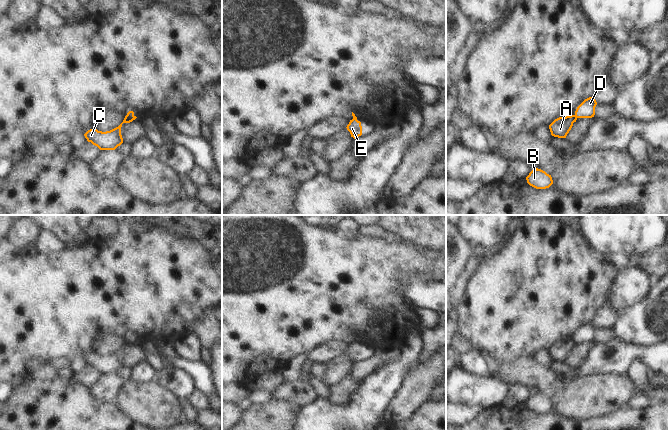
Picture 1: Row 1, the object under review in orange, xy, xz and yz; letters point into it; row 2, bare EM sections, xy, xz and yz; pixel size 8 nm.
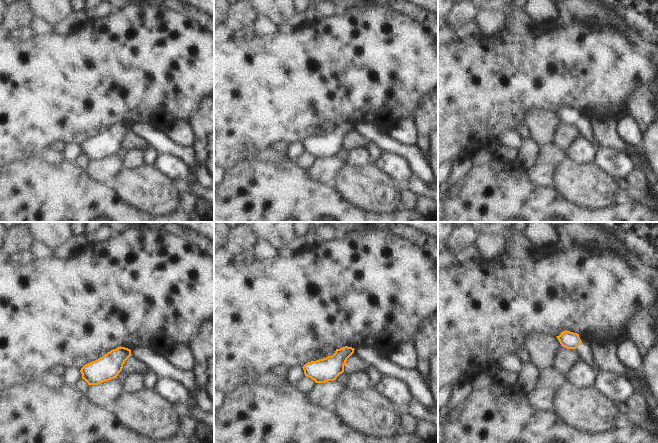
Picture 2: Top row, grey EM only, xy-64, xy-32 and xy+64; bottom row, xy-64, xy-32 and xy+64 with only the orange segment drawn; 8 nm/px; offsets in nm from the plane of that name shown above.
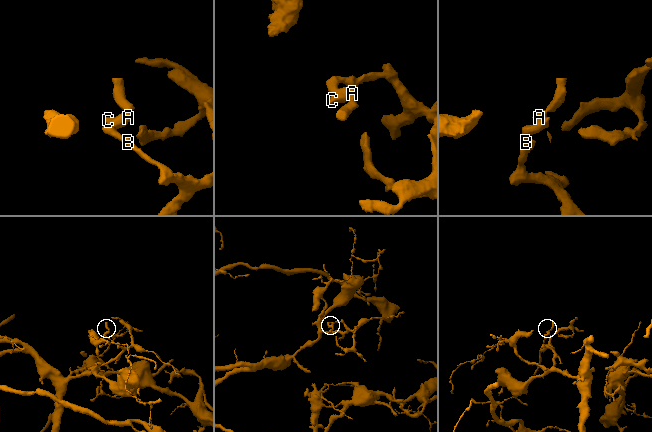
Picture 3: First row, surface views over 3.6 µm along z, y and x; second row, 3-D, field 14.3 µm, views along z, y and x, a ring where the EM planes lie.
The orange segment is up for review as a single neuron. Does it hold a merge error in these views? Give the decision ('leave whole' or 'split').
split

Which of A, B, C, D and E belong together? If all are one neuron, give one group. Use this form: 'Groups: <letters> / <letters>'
Groups: A B C / D E.

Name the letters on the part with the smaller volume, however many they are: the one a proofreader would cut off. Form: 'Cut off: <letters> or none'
Cut off: D, E

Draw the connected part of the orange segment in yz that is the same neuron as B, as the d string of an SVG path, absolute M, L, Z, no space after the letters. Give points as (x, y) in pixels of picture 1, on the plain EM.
M536 392L526 401L527 407L536 413L546 413L553 408L551 399L545 395Z

